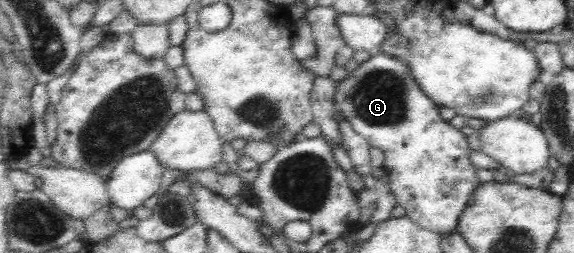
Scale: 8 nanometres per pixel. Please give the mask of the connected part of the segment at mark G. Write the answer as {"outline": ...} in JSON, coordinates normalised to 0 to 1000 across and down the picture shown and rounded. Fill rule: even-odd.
{"outline":[[[667,202],[629,249],[605,312],[589,324],[587,348],[582,435],[592,466],[603,466],[645,577],[667,593],[679,755],[690,775],[693,810],[706,822],[707,854],[730,897],[760,917],[765,933],[796,921],[801,846],[836,727],[833,664],[819,628],[824,589],[814,561],[815,538],[768,462],[763,411],[746,387],[718,308],[707,249]]]}

